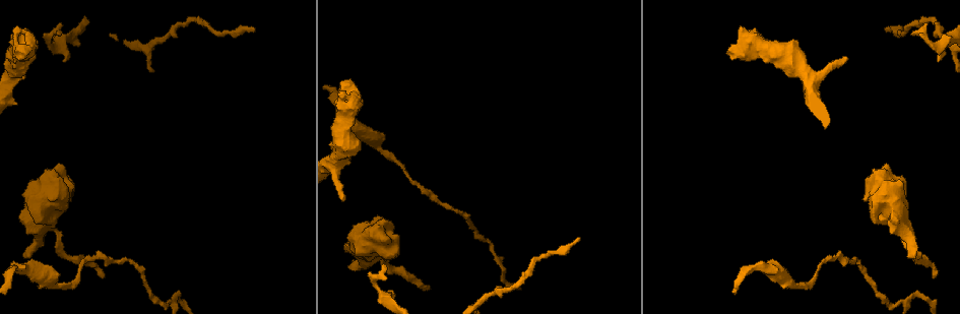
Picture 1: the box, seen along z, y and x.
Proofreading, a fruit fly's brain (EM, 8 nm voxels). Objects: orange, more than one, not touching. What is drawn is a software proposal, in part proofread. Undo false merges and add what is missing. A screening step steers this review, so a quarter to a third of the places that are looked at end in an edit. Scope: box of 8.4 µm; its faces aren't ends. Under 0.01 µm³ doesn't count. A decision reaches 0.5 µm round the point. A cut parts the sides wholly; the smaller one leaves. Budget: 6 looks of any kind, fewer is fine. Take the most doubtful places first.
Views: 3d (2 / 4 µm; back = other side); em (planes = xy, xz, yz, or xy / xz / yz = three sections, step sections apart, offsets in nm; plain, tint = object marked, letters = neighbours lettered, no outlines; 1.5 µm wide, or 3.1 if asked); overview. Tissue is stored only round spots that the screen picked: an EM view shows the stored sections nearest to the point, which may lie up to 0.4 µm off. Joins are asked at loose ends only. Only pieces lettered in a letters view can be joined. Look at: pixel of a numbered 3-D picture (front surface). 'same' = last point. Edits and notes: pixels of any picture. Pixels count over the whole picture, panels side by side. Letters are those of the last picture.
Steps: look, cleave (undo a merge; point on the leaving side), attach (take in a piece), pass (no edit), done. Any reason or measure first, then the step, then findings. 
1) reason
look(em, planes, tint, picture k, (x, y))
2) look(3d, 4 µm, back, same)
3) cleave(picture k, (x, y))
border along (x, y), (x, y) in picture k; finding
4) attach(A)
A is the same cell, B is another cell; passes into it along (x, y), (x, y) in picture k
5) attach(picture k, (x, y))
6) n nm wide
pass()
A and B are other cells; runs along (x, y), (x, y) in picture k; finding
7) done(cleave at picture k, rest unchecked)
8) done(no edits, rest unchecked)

an open end
look(em, xy, step 8, letters, picture 1, (24, 254))

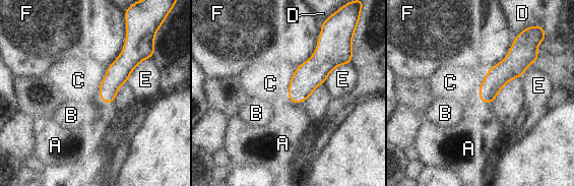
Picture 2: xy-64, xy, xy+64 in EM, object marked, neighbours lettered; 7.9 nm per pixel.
look(em, planes, letters, same)

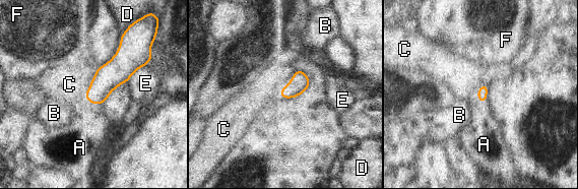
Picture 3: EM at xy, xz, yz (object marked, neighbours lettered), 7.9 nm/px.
F touches over 360 nm
attach(A)
A is the same cell, B, C, D, E and F are other cells; passes into it along (109, 76), (94, 103), (89, 132) in picture 3; the neuron continues

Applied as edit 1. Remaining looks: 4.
look(overview)

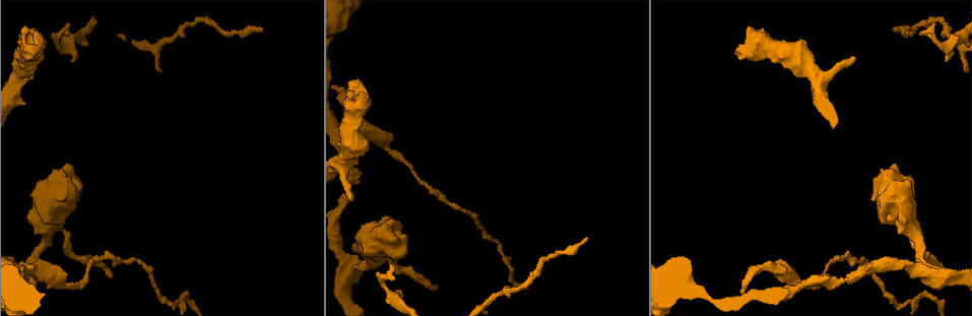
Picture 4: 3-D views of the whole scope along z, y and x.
abrupt turn
look(3d, 4 µm, picture 4, (929, 298))

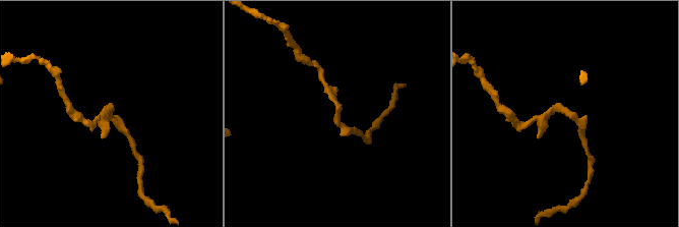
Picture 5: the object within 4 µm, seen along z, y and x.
need the tissue
look(em, planes, letters, picture 5, (563, 113))

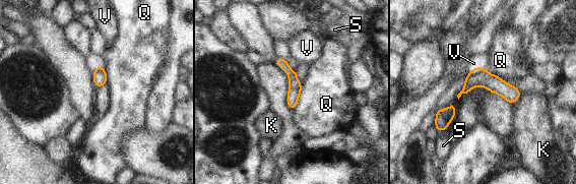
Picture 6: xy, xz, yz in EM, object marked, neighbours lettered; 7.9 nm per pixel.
pass()
K, Q, S and V are other cells; border along (302, 85), (298, 103), (293, 110) in picture 6; continuous, no second neuron

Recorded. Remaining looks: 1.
done(attach at picture 3, rest unchecked)

